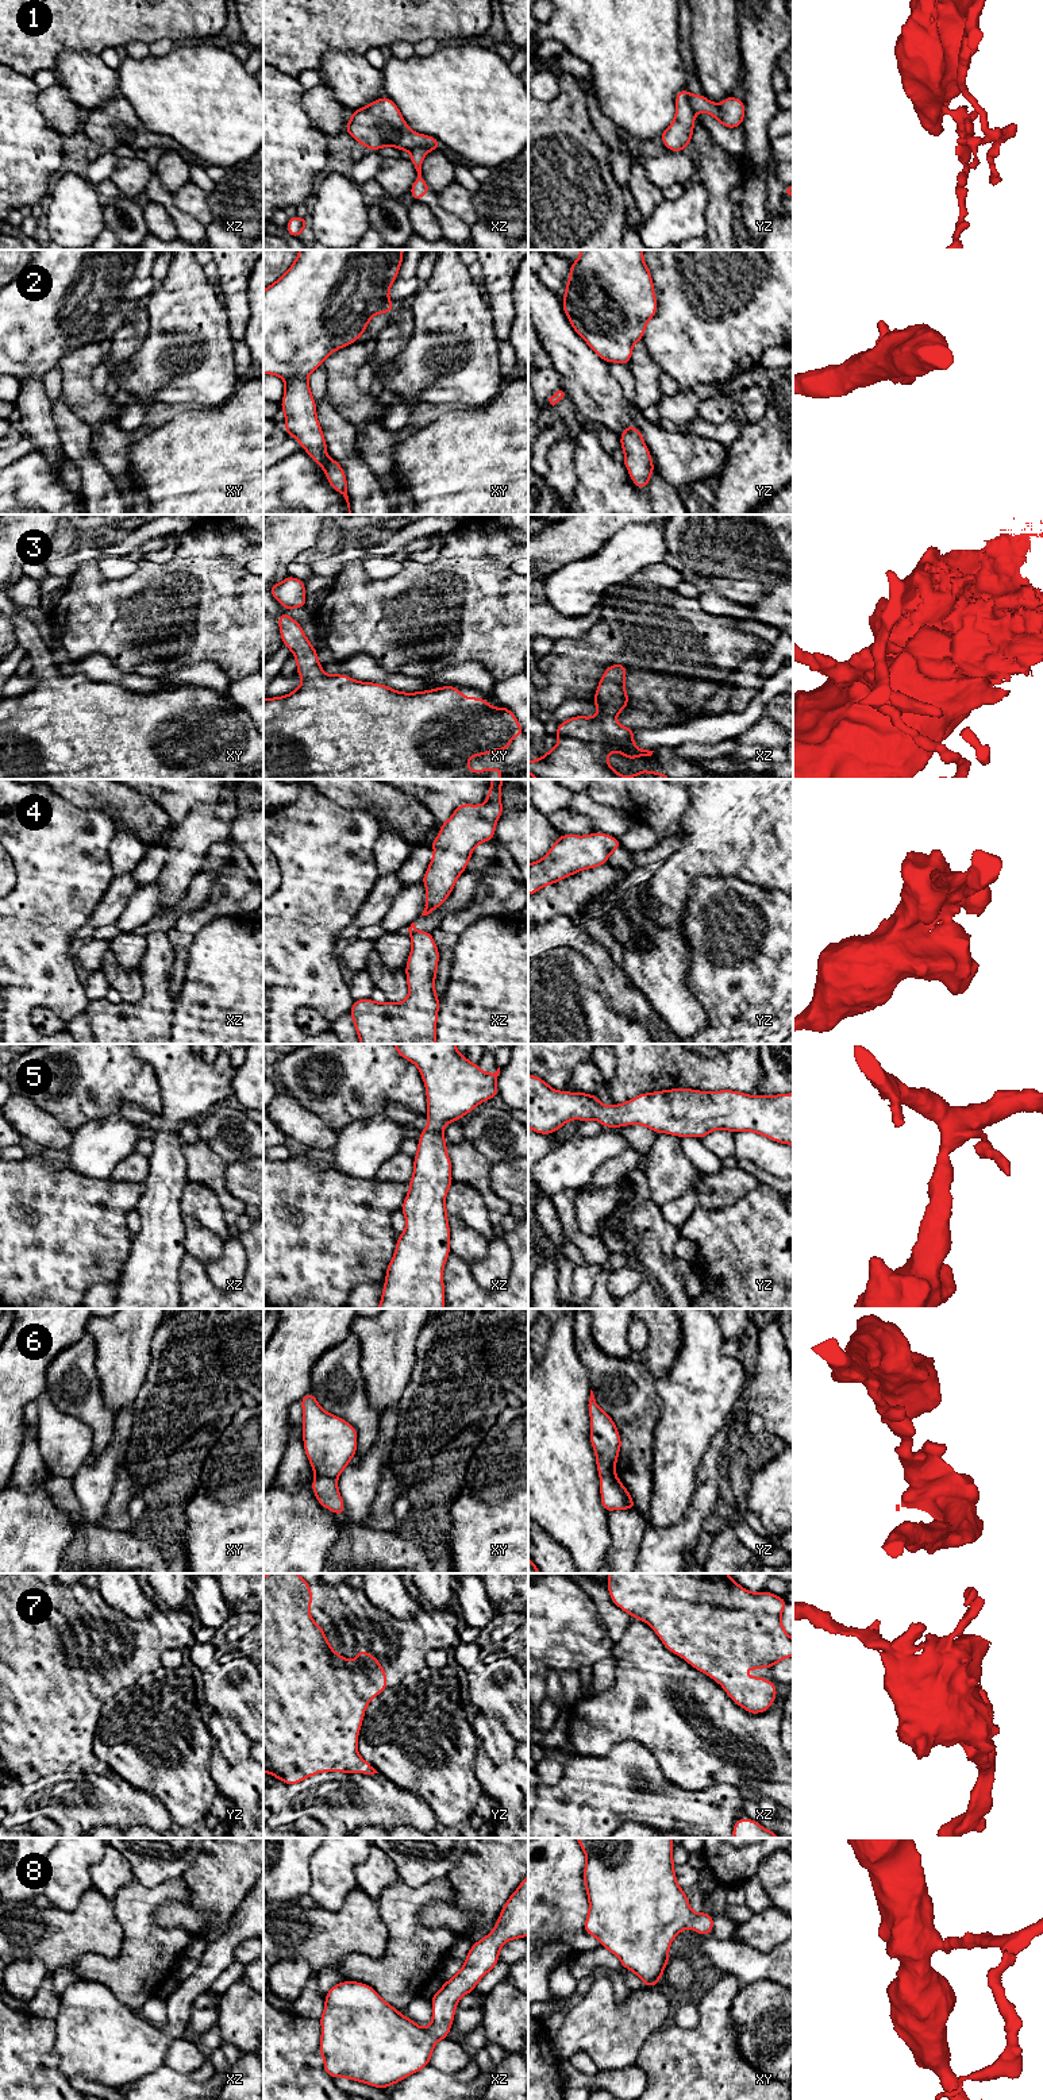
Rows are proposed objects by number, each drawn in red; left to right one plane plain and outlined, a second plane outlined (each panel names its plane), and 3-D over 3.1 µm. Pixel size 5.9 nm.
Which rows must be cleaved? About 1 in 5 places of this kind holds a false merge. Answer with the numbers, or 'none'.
1, 6

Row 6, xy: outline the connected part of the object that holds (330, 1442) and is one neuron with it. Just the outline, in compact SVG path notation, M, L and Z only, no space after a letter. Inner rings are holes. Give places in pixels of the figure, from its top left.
M309 1391L301 1400L304 1450L317 1476L338 1479L357 1454L357 1429L324 1411Z

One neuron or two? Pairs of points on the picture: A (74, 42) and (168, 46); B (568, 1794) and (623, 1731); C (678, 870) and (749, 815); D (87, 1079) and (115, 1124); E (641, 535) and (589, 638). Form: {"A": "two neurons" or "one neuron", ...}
{"A": "two neurons", "B": "two neurons", "C": "one neuron", "D": "two neurons", "E": "two neurons"}

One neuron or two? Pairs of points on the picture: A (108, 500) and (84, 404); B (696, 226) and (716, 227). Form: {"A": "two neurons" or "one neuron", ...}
{"A": "two neurons", "B": "two neurons"}

